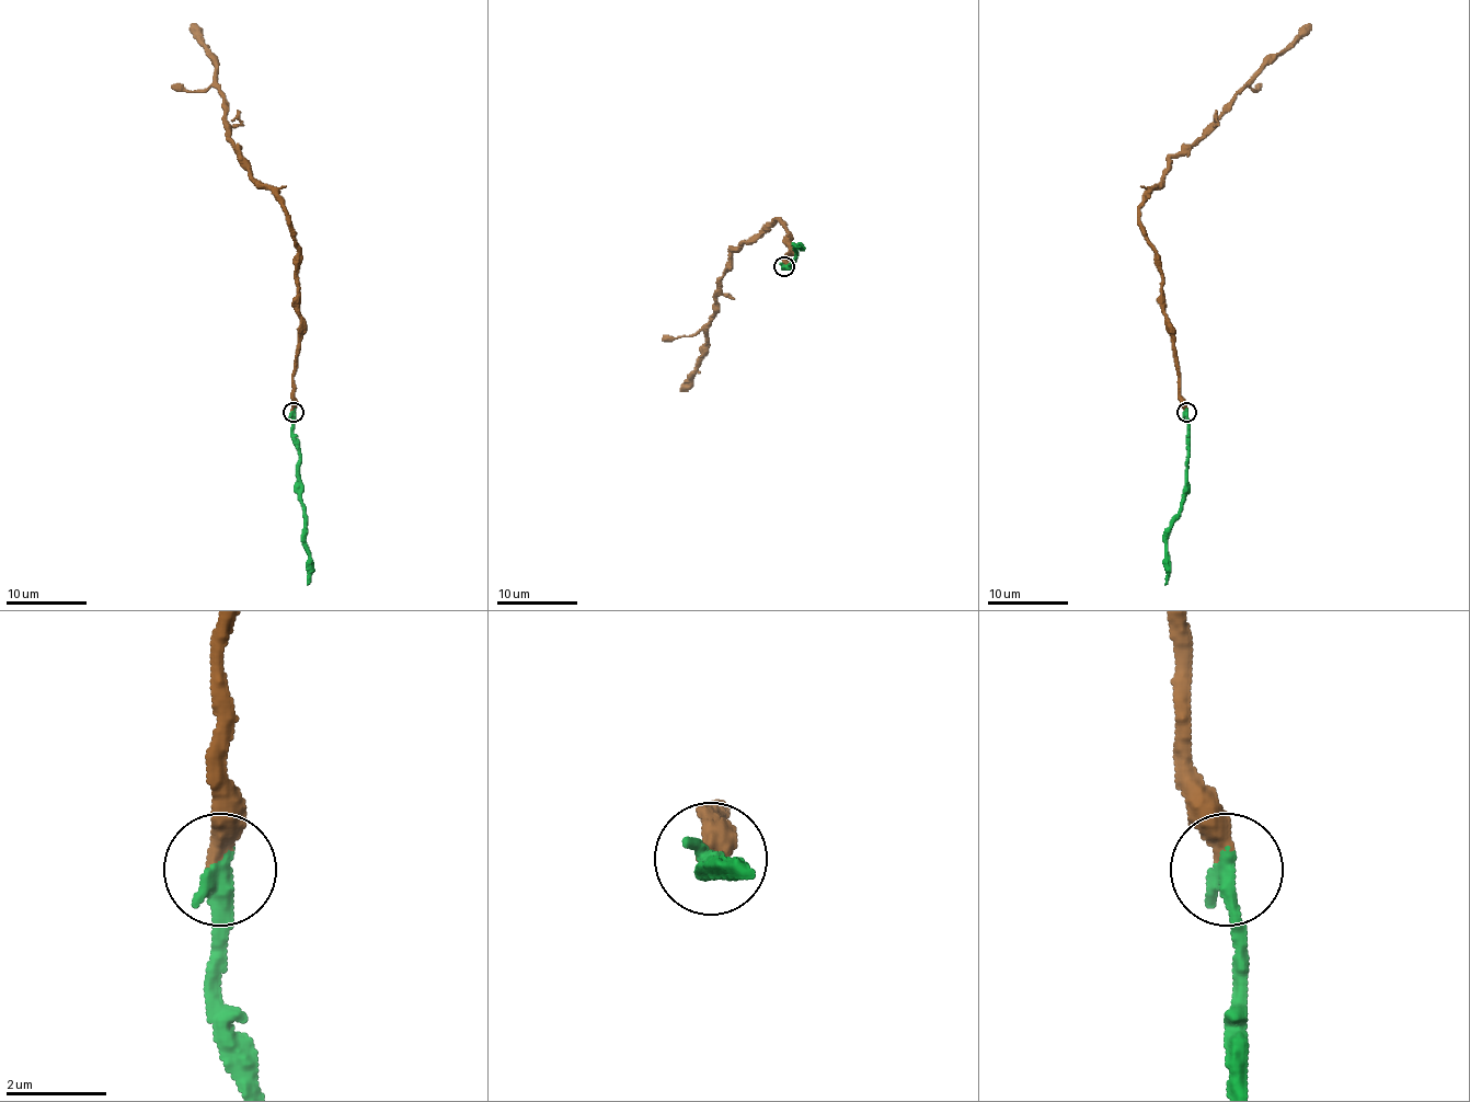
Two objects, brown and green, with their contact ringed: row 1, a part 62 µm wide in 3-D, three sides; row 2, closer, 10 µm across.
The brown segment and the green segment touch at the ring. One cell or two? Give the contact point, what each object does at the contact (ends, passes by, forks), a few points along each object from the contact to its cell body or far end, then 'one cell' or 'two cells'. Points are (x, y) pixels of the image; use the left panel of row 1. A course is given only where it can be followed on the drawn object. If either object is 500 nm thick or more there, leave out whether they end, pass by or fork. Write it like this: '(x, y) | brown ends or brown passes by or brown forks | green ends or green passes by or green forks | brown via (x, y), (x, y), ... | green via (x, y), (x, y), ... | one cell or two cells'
(293, 412) | brown ends | green ends | brown via (293, 412), (300, 339), (297, 241), (283, 203), (252, 176), (226, 136), (226, 95), (217, 67), (193, 24) | green via (293, 412), (309, 555), (307, 584) | one cell

